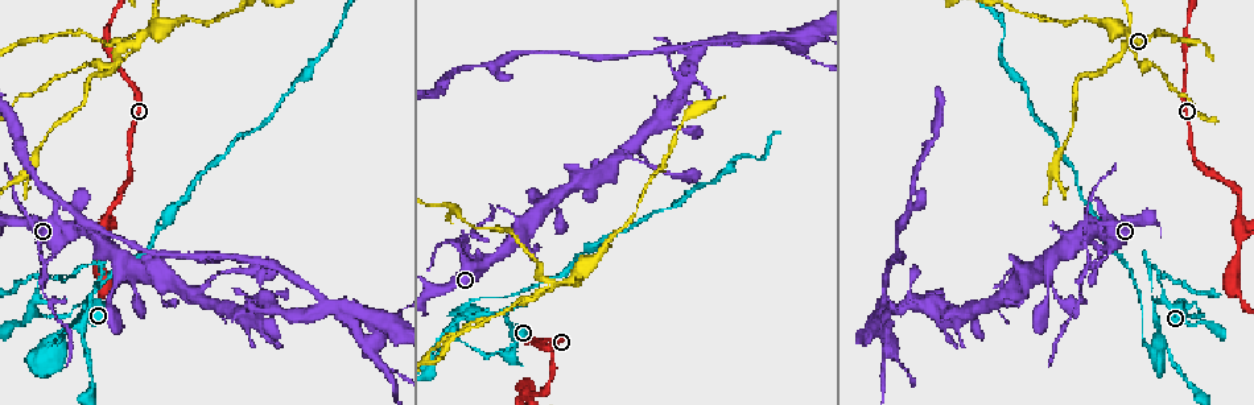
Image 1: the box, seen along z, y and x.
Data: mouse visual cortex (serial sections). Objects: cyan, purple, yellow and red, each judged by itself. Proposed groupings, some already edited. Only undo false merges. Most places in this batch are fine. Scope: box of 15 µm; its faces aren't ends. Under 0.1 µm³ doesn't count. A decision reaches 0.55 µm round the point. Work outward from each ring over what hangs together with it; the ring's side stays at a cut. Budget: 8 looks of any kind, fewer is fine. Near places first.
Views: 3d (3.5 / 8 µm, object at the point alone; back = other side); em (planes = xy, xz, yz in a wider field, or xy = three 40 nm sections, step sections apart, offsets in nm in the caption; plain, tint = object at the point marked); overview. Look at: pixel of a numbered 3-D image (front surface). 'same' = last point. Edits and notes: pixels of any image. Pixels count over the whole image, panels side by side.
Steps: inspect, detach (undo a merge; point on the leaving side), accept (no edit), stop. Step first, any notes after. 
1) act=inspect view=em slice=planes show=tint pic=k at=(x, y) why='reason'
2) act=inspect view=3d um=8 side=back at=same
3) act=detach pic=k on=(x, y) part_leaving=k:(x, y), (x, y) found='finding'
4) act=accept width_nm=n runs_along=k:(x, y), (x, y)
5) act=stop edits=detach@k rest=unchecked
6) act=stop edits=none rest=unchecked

act=inspect view=3d um=3.5 pic=1 at=(80, 305) why='thin neck'

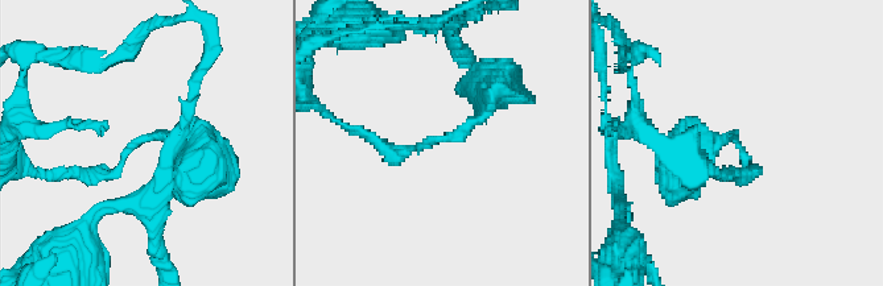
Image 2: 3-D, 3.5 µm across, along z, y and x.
act=inspect view=em slice=planes show=tint pic=2 at=(437, 140) why='now the EM'

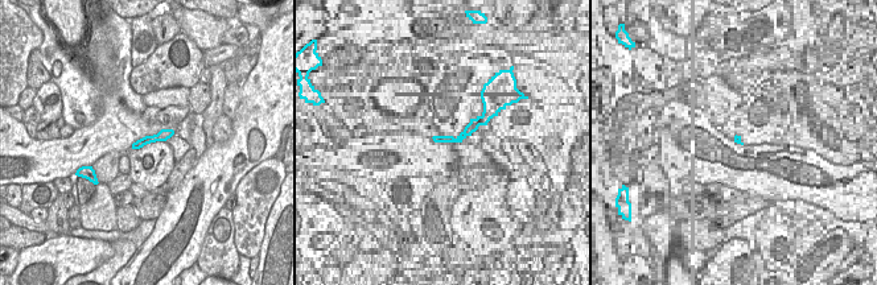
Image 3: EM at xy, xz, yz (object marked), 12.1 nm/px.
act=accept arm_widths_nm=150,300 runs_along=2:(189, 164), (148, 135), (116, 171), (75, 175) found='continuous, no second cell'

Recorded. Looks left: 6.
act=inspect view=3d um=8 pic=1 at=(1165, 277) why='a fork'

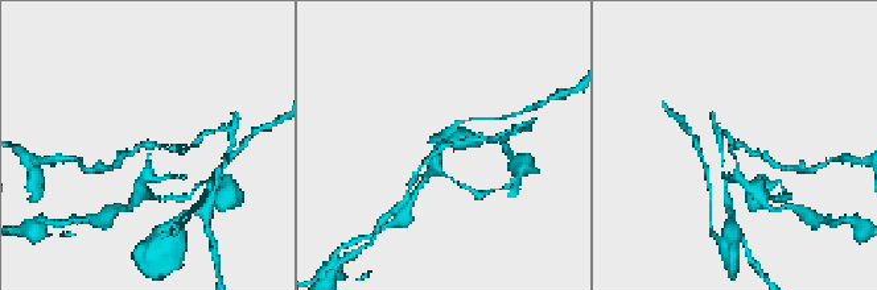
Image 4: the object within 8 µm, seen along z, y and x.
act=inspect view=em slice=planes show=tint pic=4 at=(146, 148) arms=3 arm_widths_nm=100,150,250

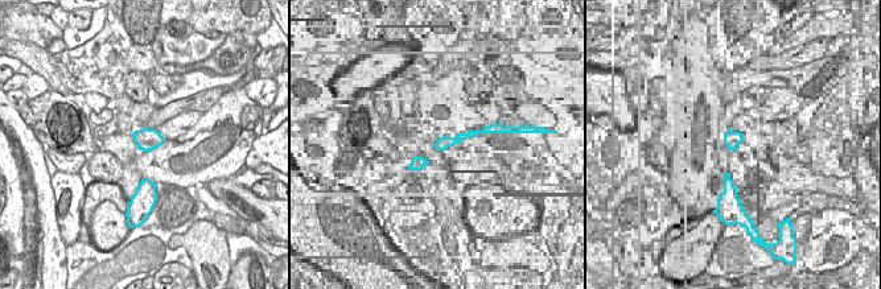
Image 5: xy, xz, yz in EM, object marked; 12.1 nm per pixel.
act=detach pic=4 on=(176, 148) width_nm=260 part_leaving=4:(148, 149), (182, 150), (200, 139) found='a second cell is stuck on'

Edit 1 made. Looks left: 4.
act=inspect view=overview

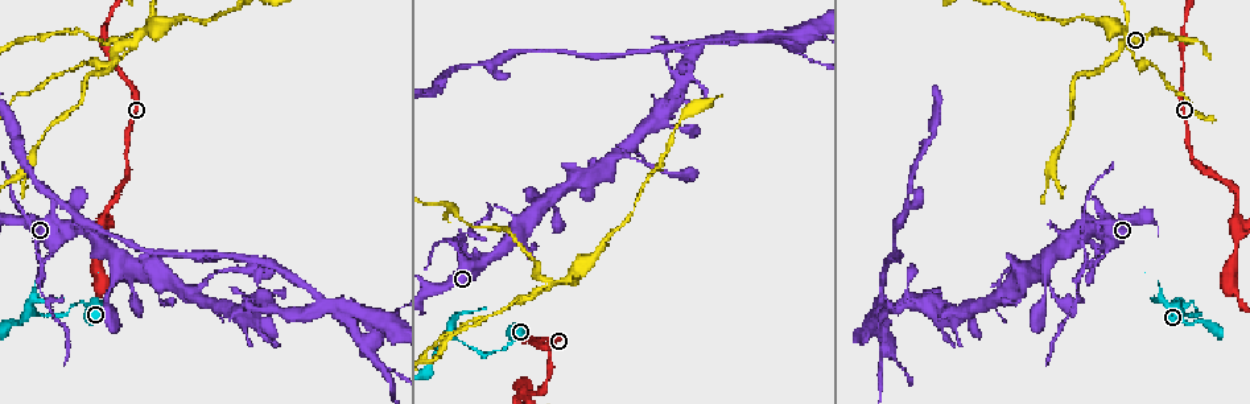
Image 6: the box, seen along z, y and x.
act=inspect view=3d um=3.5 pic=6 at=(32, 220) why='sharp bend'

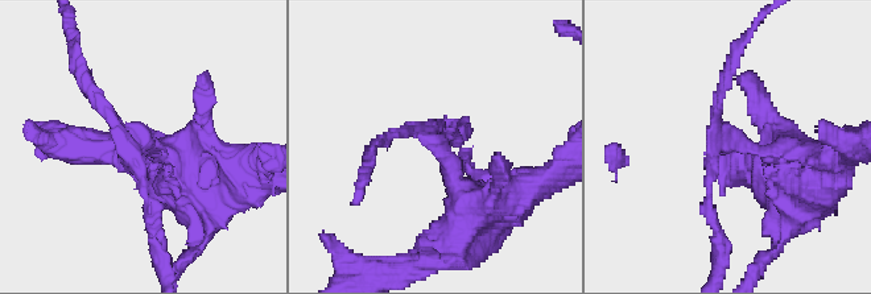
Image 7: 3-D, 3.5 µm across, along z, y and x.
act=inspect view=em slice=xy step=3 show=tint pic=7 at=(135, 152) why='shape alone is not enough'

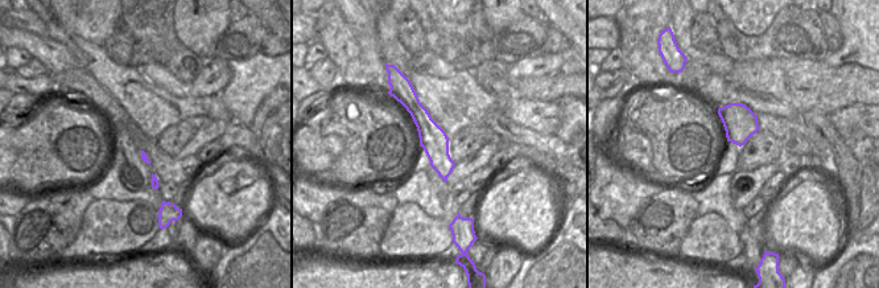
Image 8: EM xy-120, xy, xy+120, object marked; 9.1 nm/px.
act=detach pic=7 on=(93, 90) part_leaving=7:(725, 143), (708, 178), (721, 260) found='a second cell is stuck on'

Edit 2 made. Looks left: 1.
act=stop edits=detach@4,detach@7 rest=unchecked

